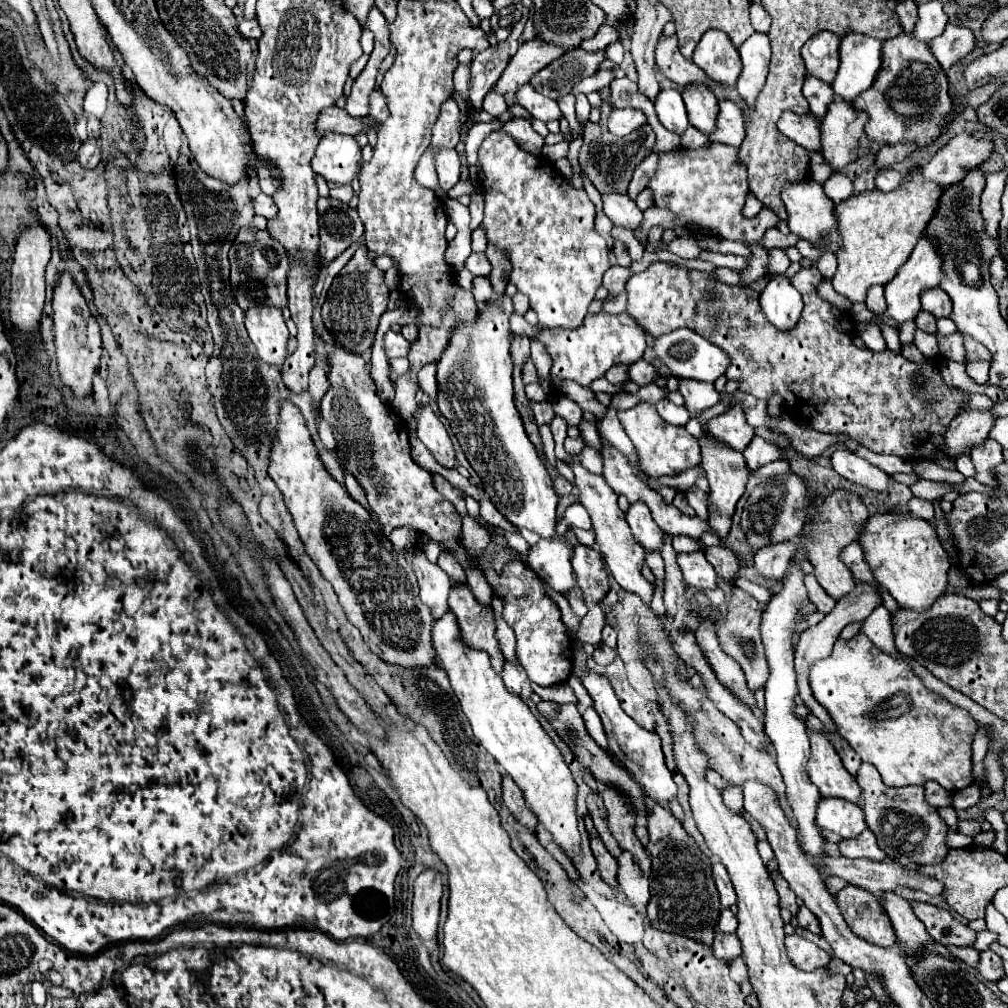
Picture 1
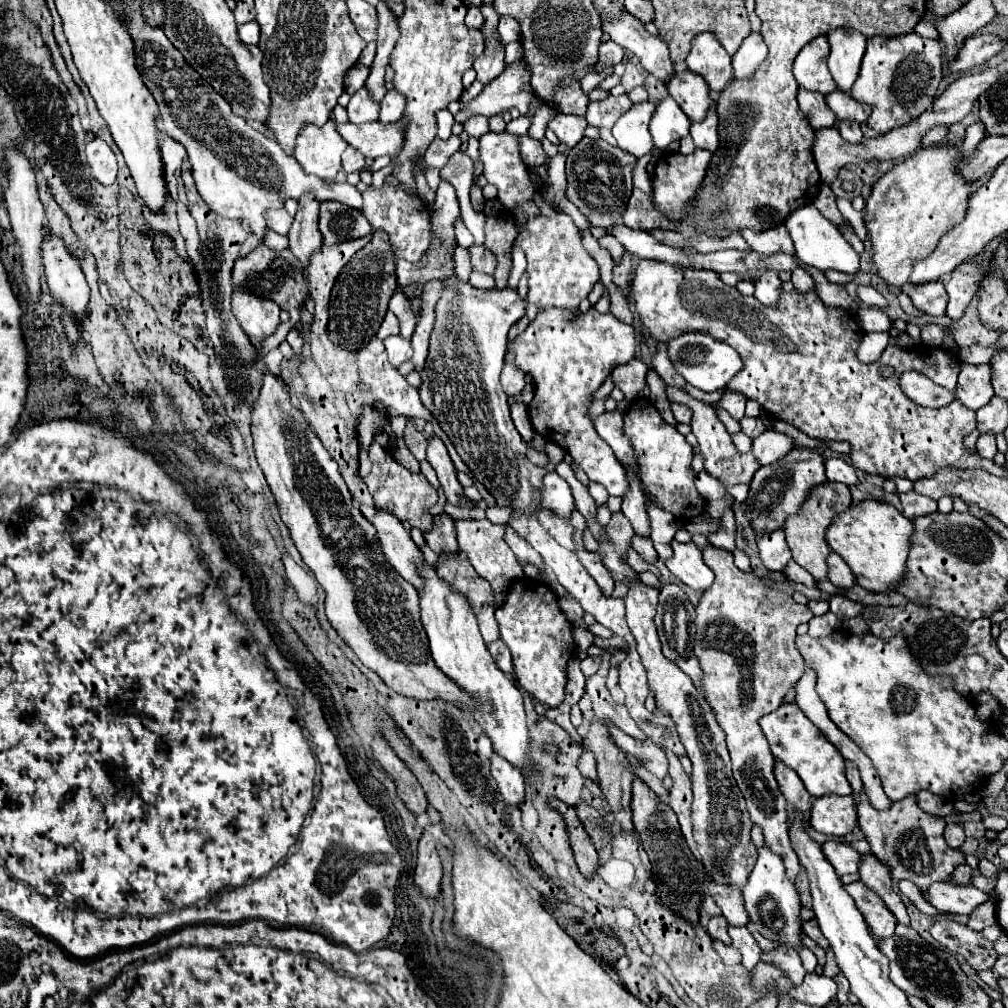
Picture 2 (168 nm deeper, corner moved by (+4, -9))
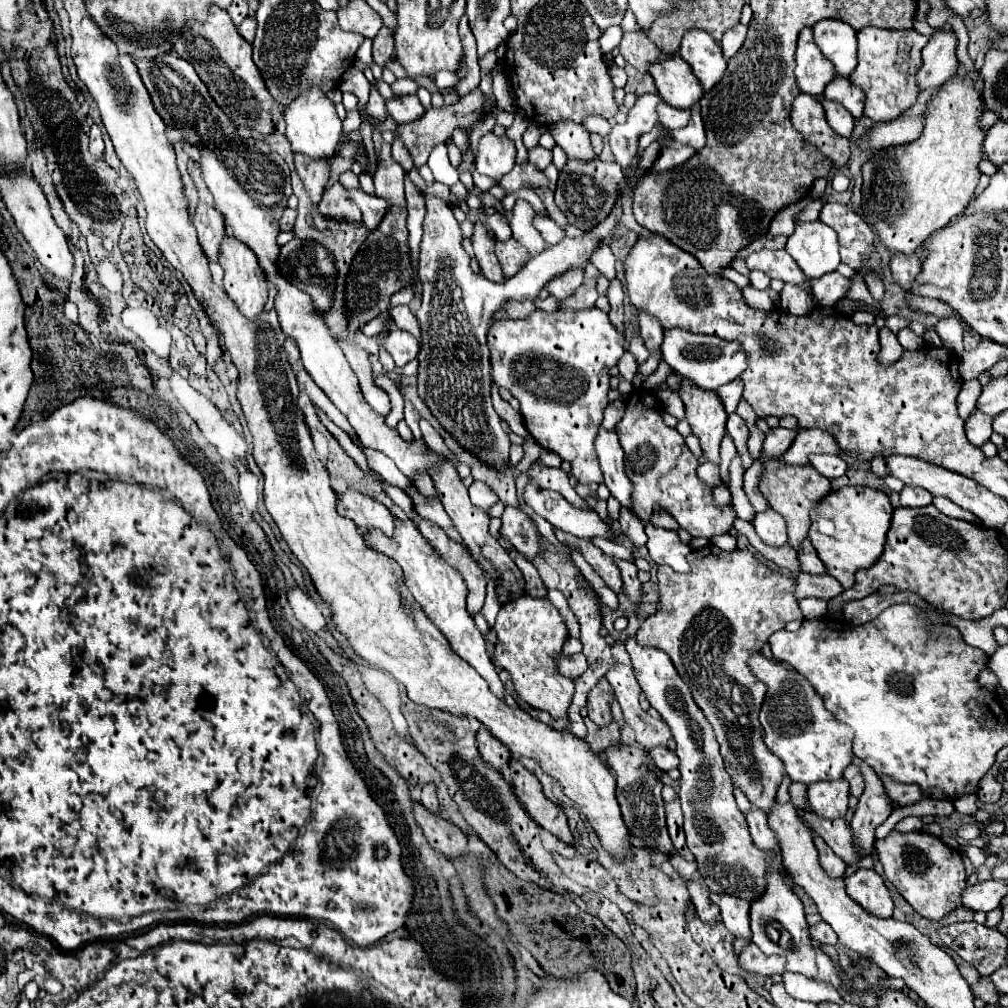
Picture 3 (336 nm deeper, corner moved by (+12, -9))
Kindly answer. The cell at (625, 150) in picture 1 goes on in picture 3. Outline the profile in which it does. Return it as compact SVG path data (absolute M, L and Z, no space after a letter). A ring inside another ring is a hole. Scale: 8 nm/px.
M567 160L563 170L559 172L557 188L555 188L555 204L567 216L569 224L577 226L583 232L591 232L595 224L601 224L607 218L619 198L623 182L623 172L617 162L595 160Z

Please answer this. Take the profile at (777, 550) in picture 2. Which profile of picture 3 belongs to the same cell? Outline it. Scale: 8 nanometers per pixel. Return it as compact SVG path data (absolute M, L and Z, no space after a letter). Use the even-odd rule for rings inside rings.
M765 510L761 514L755 514L753 520L755 532L757 536L767 544L767 546L783 546L787 544L787 528L785 528L785 520L775 512L775 510Z

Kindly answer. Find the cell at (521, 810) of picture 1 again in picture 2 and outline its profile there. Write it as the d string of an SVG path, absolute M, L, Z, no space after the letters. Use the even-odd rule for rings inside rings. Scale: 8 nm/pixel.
M497 752L491 754L491 774L497 780L499 792L503 794L505 802L511 806L519 806L525 798L525 778L519 768L515 768L511 762L503 760Z

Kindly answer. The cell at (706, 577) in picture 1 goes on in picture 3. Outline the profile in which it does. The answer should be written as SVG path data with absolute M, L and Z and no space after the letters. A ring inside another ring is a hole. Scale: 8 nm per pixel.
M645 524L645 534L649 536L647 550L655 564L667 564L675 572L689 572L687 554L691 552L691 548L679 542L679 536L675 530L663 530L663 528Z

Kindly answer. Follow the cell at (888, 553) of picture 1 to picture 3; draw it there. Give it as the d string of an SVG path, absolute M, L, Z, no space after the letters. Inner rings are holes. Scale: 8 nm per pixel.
M845 486L835 490L813 508L809 540L827 566L829 576L837 578L845 590L853 586L857 570L871 568L871 564L881 558L891 526L891 516L893 508L889 504L889 496L867 486Z

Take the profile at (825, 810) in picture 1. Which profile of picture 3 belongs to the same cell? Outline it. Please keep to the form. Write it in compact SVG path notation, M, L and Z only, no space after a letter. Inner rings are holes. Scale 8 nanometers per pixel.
M847 780L837 782L819 782L807 788L807 802L815 816L835 820L847 814L847 798L849 798L849 784Z

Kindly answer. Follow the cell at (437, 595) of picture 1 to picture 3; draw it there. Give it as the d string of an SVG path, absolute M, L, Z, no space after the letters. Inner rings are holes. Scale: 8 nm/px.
M347 490L345 494L339 494L339 514L353 520L363 534L373 528L379 528L385 536L389 538L393 536L395 530L393 514L381 502L371 500L361 492Z

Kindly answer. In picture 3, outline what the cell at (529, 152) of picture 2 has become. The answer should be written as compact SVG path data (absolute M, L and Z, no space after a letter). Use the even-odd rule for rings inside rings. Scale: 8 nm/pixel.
M543 146L529 148L529 152L527 152L527 154L529 154L529 156L527 156L527 162L529 162L529 164L533 164L535 168L539 168L539 170L547 168L547 164L551 162L551 152L549 152L549 150L545 150Z

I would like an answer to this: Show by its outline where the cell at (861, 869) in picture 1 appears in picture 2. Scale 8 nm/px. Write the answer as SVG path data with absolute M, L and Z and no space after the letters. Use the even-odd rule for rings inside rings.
M937 882L929 888L929 896L927 900L943 912L951 912L951 914L971 914L979 904L987 902L989 896L975 888L973 884L967 886L959 886L959 884L951 884L951 882Z

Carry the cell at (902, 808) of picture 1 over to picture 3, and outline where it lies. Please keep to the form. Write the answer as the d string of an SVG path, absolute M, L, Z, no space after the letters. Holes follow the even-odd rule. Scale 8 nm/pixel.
M897 832L883 840L875 840L873 848L883 864L887 880L913 906L913 910L929 920L939 920L953 912L959 902L959 892L967 886L967 874L961 854L945 846L939 838L925 832Z

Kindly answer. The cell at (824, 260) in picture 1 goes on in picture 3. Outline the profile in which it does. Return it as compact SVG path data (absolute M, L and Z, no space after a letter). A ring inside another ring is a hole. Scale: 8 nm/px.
M785 284L781 290L781 310L803 316L815 308L813 292L809 288L795 288L793 284Z

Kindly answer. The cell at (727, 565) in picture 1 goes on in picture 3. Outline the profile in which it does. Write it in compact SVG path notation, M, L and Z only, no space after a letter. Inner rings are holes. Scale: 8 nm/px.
M709 544L701 550L693 550L687 560L691 564L689 574L679 574L667 566L659 566L659 610L639 626L635 638L639 640L639 644L655 646L669 654L679 676L689 684L697 706L705 712L709 724L715 730L717 742L721 744L721 756L733 784L749 798L753 806L769 814L775 804L779 784L785 776L785 768L781 760L777 760L777 756L773 756L763 744L763 730L757 714L767 694L767 684L755 678L755 674L747 666L747 658L751 658L753 652L759 652L769 642L769 636L773 632L783 630L785 624L795 618L803 618L799 602L793 596L795 580L773 572L753 554L749 554L749 550L725 552L719 550L715 544Z

